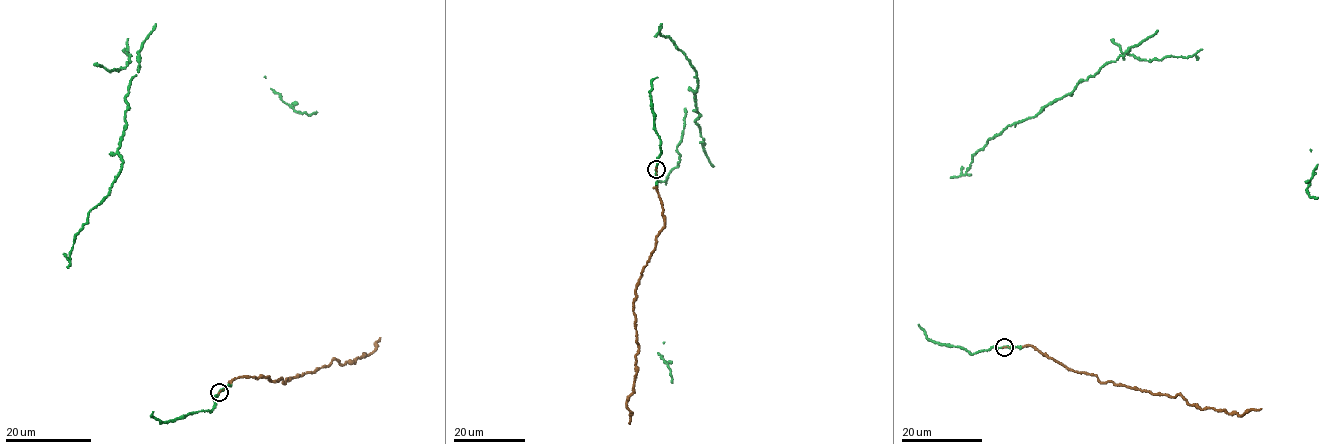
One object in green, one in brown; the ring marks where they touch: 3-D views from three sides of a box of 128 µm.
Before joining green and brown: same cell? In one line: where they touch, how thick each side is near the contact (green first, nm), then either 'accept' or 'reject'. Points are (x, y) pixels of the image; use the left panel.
place (219, 392); calibres 240 and 100 nm; accept

